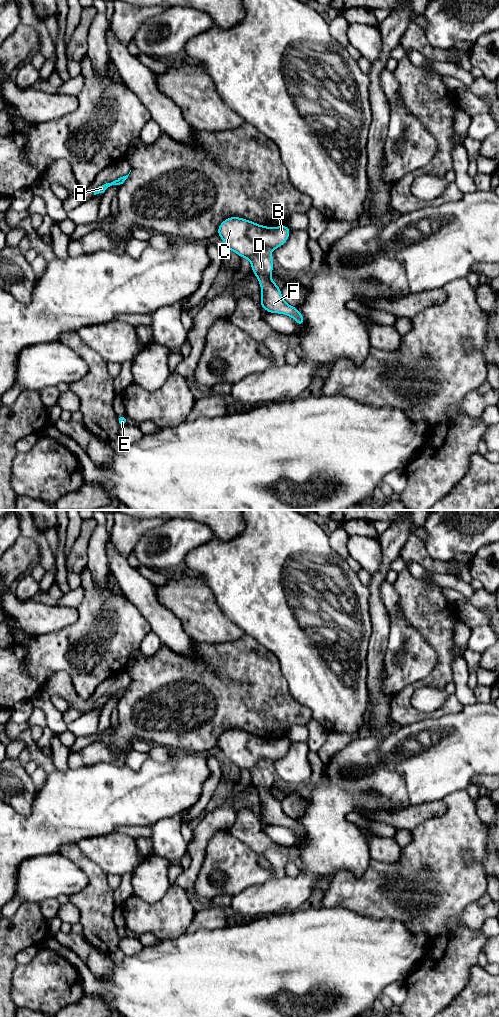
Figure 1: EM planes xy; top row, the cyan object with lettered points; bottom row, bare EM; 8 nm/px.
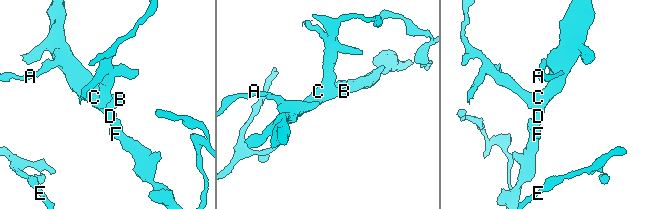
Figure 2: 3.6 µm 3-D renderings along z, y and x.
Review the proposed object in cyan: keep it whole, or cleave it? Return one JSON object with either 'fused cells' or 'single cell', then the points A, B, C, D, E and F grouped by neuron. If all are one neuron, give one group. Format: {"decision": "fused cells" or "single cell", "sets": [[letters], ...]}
{"decision": "single cell", "sets": [["A", "B", "C", "D", "E", "F"]]}

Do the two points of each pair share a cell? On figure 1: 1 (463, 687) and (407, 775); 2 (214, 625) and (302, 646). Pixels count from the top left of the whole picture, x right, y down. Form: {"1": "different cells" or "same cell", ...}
{"1": "different cells", "2": "different cells"}

